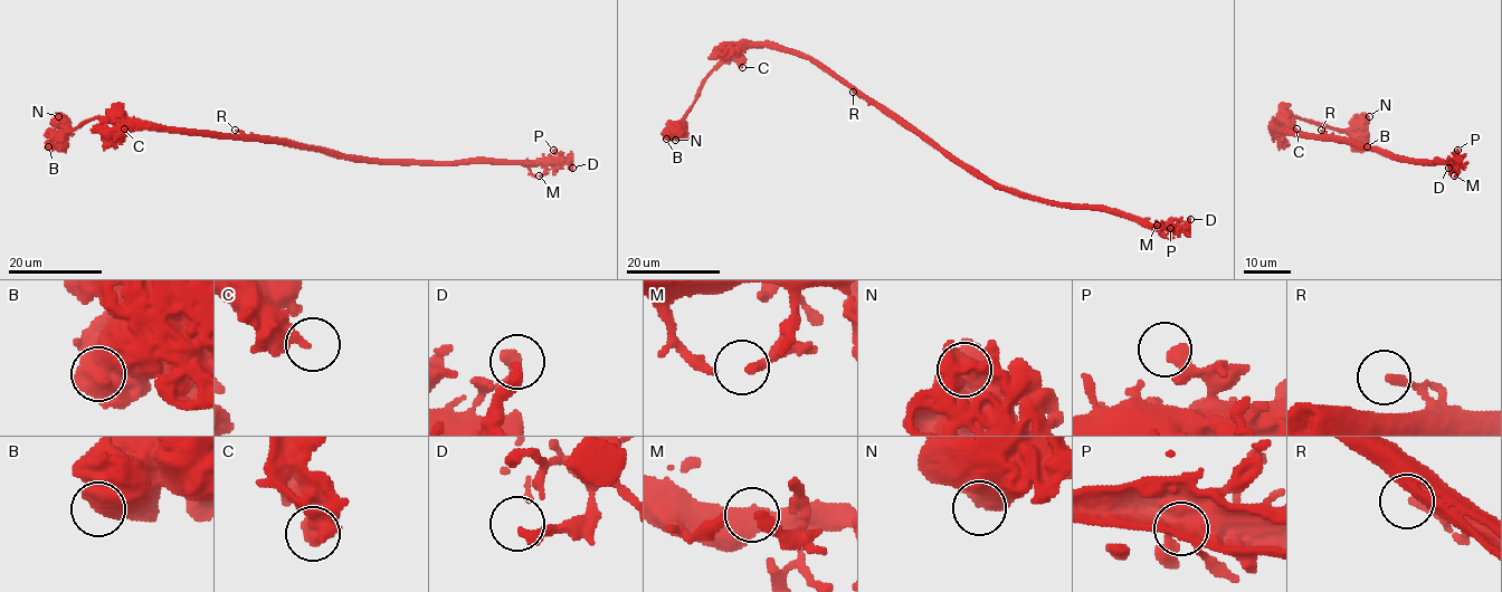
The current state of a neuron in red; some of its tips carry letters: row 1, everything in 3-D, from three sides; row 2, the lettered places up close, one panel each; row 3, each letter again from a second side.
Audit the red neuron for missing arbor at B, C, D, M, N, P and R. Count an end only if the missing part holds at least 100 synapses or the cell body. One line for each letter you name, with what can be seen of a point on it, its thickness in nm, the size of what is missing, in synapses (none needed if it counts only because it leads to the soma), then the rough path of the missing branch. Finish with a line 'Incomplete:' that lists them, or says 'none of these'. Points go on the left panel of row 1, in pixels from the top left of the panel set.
Incomplete: none of these

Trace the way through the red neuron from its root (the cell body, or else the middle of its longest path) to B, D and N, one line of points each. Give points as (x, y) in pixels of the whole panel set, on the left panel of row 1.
B: (108, 130), (115, 129), (108, 120), (88, 120), (64, 131), (48, 146)
D: (108, 130), (167, 126), (254, 135), (383, 161), (550, 162), (572, 168)
N: (108, 130), (114, 130), (115, 125), (104, 118), (88, 120), (74, 129), (67, 129), (58, 116)

